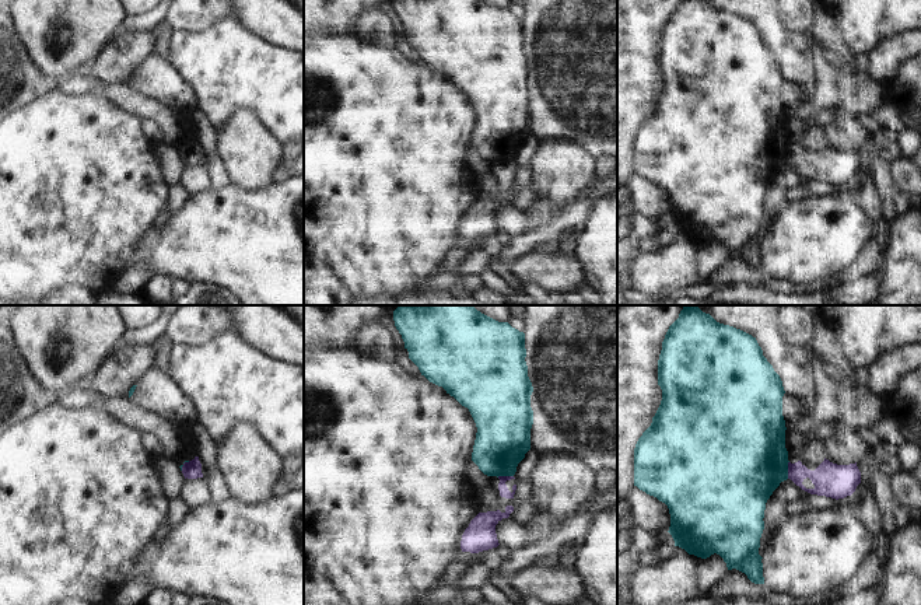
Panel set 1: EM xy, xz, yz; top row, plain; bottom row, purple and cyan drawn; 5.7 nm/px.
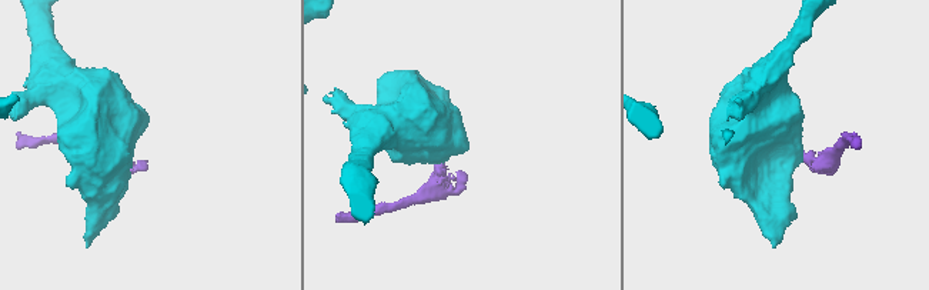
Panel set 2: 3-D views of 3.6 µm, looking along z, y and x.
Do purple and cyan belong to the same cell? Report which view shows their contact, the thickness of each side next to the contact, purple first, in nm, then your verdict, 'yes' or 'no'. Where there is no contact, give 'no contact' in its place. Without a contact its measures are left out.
contact in yz; calibres 190 and 480 nm; no

